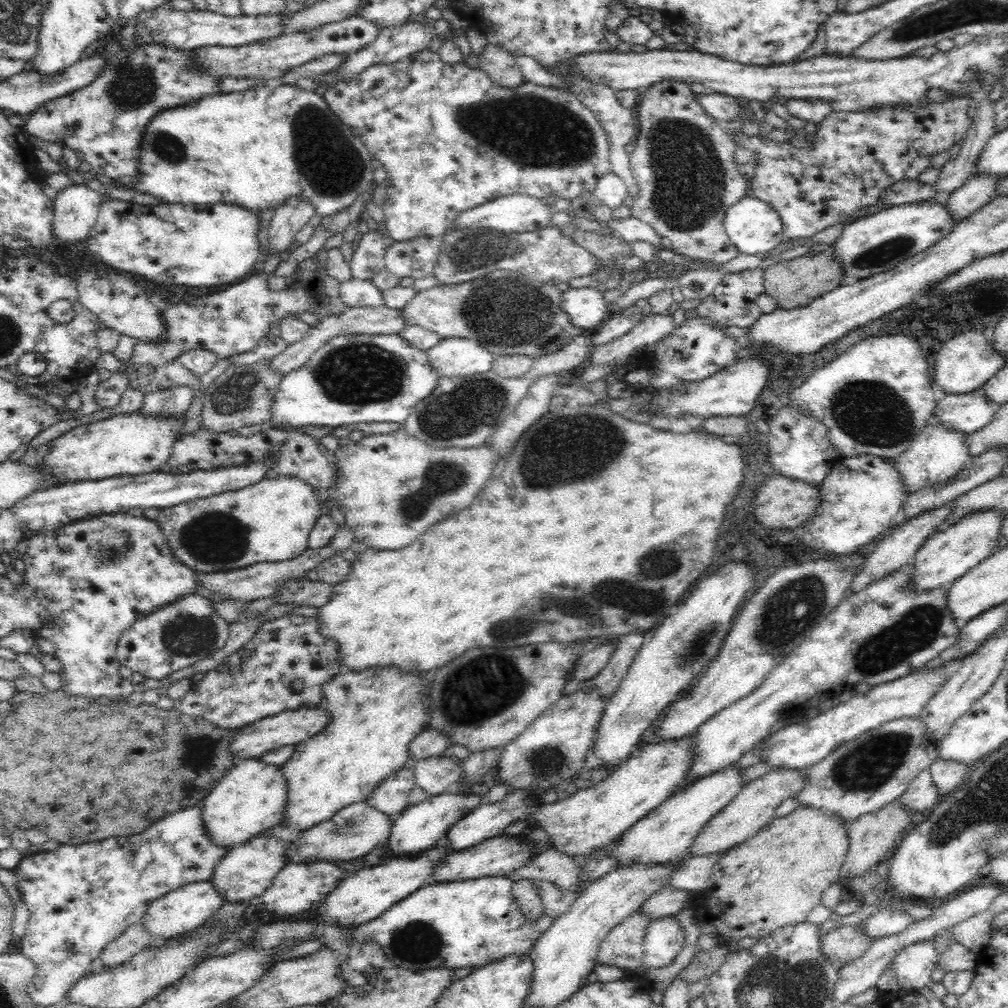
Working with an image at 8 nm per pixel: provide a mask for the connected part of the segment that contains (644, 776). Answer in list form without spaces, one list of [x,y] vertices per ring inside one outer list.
[[[693,732],[680,738],[660,739],[635,750],[620,763],[606,780],[594,788],[580,790],[575,794],[538,808],[531,822],[544,827],[551,848],[570,855],[588,854],[616,837],[622,836],[633,824],[666,802],[684,784],[692,760],[696,756]]]

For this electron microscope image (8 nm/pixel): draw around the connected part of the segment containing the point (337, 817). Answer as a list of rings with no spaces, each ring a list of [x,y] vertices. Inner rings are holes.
[[[360,801],[335,812],[328,820],[315,824],[304,831],[298,840],[286,850],[288,862],[306,862],[308,859],[350,860],[364,856],[378,848],[380,844],[386,844],[390,840],[394,816],[386,815],[377,808]]]

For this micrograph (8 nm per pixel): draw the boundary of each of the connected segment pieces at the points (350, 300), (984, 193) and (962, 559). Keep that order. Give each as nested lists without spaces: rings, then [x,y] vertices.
[[[351,278],[348,282],[340,282],[339,296],[348,309],[368,306],[378,308],[385,305],[382,291],[370,280]]]
[[[974,172],[960,188],[951,192],[946,207],[957,223],[998,196],[1000,179],[996,174]]]
[[[982,509],[966,513],[956,522],[946,524],[943,529],[935,532],[914,554],[911,561],[914,585],[920,590],[939,588],[942,584],[955,582],[971,568],[979,565],[989,554],[994,553],[1003,545],[1002,524],[1006,514],[996,509]]]

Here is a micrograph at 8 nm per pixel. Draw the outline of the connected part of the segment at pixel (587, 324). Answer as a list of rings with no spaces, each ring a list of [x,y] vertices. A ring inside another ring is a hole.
[[[593,286],[569,288],[563,292],[562,307],[574,325],[586,330],[598,327],[613,314],[610,303],[604,299],[604,291]]]

